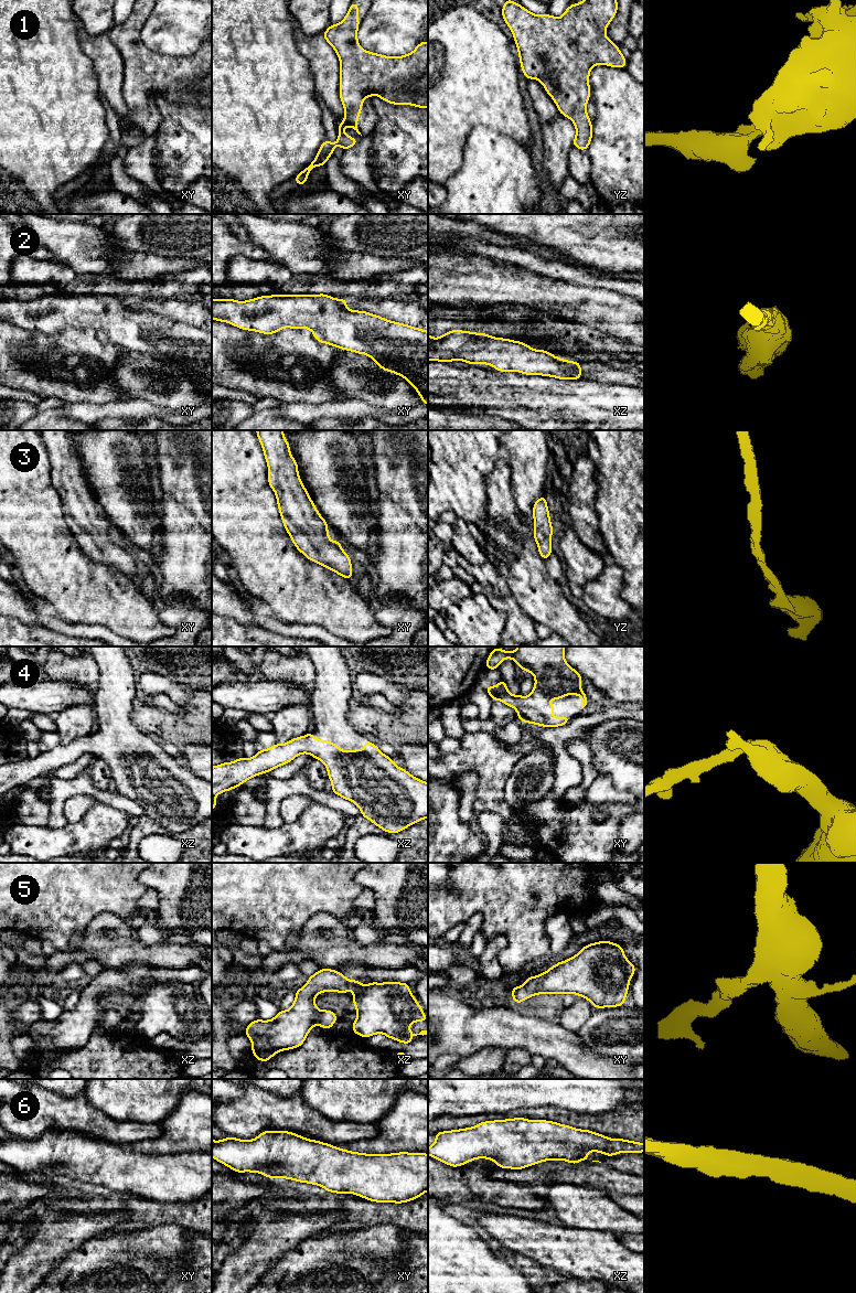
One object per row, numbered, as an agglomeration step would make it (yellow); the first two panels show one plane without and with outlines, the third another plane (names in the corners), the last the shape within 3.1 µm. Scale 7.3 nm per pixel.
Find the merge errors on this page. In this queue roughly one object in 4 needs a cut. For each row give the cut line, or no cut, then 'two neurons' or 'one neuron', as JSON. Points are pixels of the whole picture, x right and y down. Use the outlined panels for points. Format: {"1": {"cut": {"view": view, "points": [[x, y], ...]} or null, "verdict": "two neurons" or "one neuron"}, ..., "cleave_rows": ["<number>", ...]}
{"1": {"cut": null, "verdict": "one neuron"}, "2": {"cut": null, "verdict": "one neuron"}, "3": {"cut": null, "verdict": "one neuron"}, "4": {"cut": null, "verdict": "one neuron"}, "5": {"cut": null, "verdict": "one neuron"}, "6": {"cut": null, "verdict": "one neuron"}, "cleave_rows": []}

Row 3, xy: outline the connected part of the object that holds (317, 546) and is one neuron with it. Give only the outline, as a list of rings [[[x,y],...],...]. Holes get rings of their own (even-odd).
[[[256,430],[256,434],[268,466],[268,483],[277,496],[279,513],[286,532],[291,536],[291,542],[311,562],[324,566],[345,579],[352,578],[351,558],[342,549],[340,542],[329,539],[328,523],[320,515],[307,489],[303,487],[298,472],[298,463],[290,453],[290,446],[283,431]]]

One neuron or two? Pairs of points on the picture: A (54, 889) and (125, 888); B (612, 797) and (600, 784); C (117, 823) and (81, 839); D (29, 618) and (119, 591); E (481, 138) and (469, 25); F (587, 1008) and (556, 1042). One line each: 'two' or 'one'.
A: one
B: one
C: one
D: two
E: two
F: two

